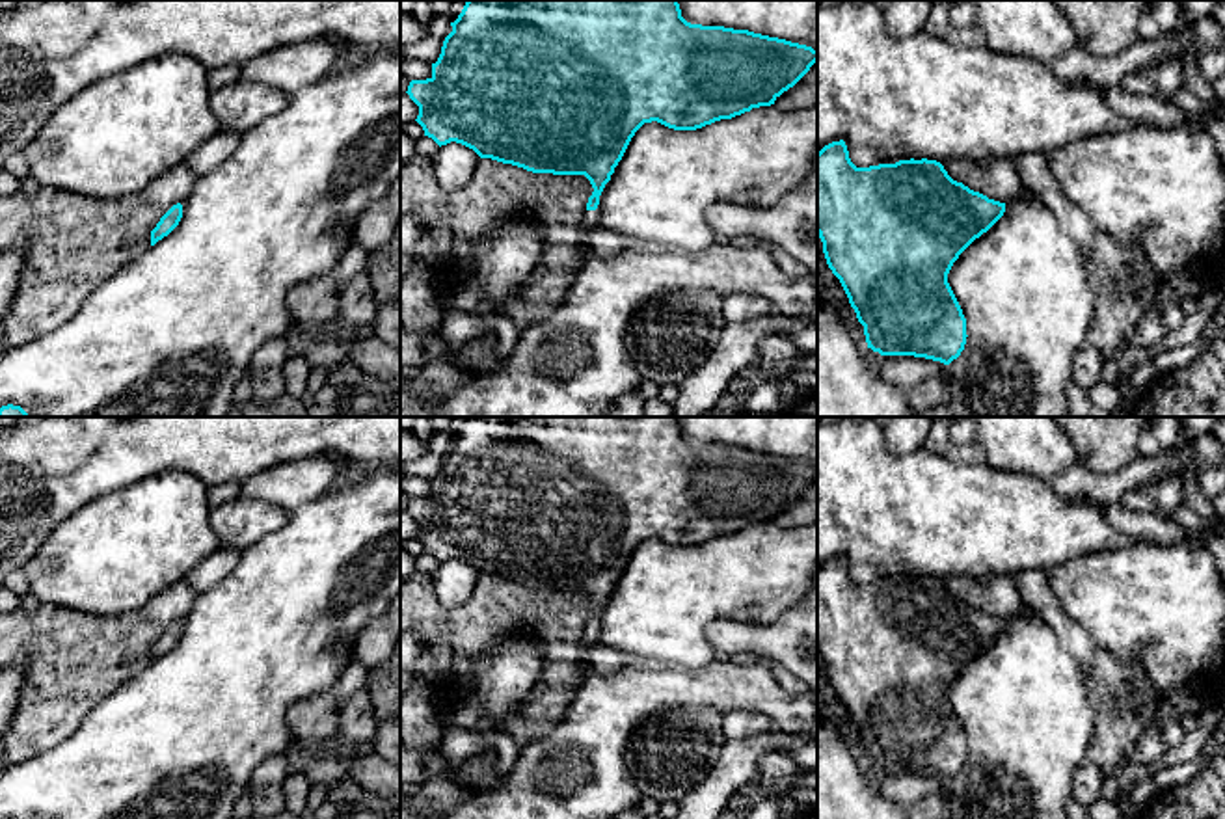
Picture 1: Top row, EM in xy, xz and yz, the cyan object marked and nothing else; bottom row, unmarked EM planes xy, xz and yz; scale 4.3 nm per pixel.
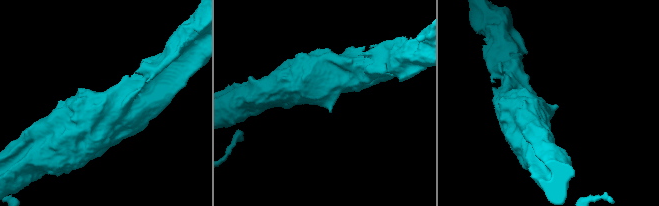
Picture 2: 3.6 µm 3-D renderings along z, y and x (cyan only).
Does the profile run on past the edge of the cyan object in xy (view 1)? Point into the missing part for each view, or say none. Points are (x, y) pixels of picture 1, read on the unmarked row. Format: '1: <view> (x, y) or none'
1: none

